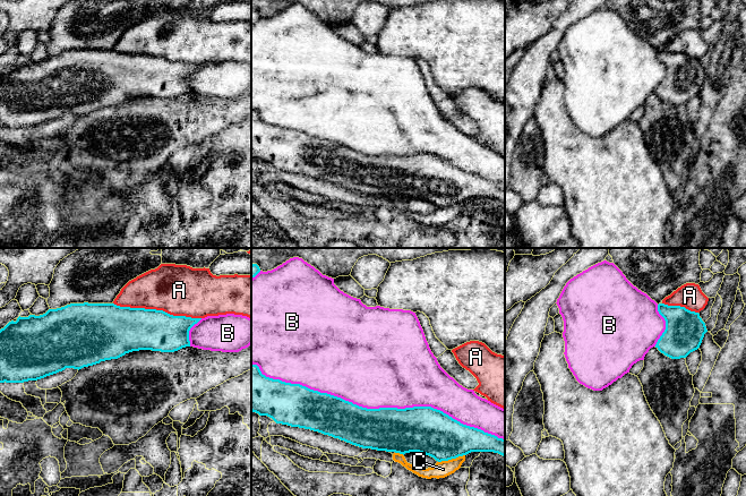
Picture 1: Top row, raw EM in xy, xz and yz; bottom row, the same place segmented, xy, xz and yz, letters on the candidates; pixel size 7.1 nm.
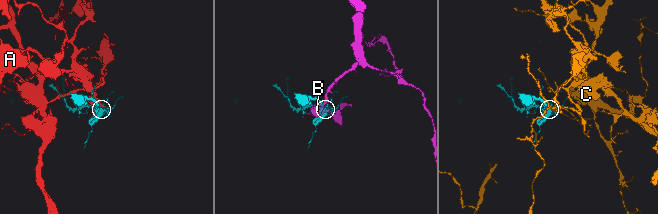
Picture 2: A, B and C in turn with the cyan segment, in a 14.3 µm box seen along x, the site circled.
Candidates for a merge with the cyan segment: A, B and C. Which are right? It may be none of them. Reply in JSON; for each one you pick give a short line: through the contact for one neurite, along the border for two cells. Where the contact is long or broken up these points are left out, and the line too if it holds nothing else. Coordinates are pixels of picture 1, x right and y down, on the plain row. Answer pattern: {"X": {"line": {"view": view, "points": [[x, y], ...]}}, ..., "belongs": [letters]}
{"belongs": []}

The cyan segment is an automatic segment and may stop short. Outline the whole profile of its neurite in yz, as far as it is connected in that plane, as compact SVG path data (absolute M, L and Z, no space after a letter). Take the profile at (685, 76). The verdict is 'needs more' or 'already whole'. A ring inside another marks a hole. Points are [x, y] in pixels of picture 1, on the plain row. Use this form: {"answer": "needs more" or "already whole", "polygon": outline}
{"answer": "already whole", "polygon": "M664 50L658 51L658 58L666 67L666 76L655 91L661 100L680 105L700 94L708 76L698 59Z"}

